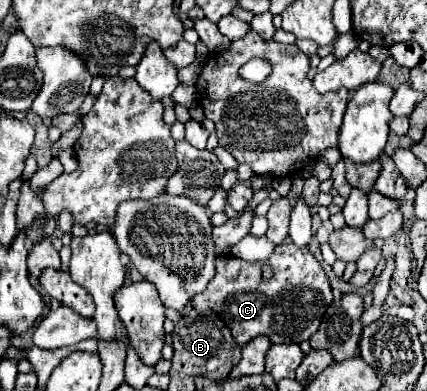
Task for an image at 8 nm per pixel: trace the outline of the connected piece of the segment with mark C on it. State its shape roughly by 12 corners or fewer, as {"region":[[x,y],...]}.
{"region":[[308,247],[224,255],[192,307],[240,347],[308,341],[332,303]]}

